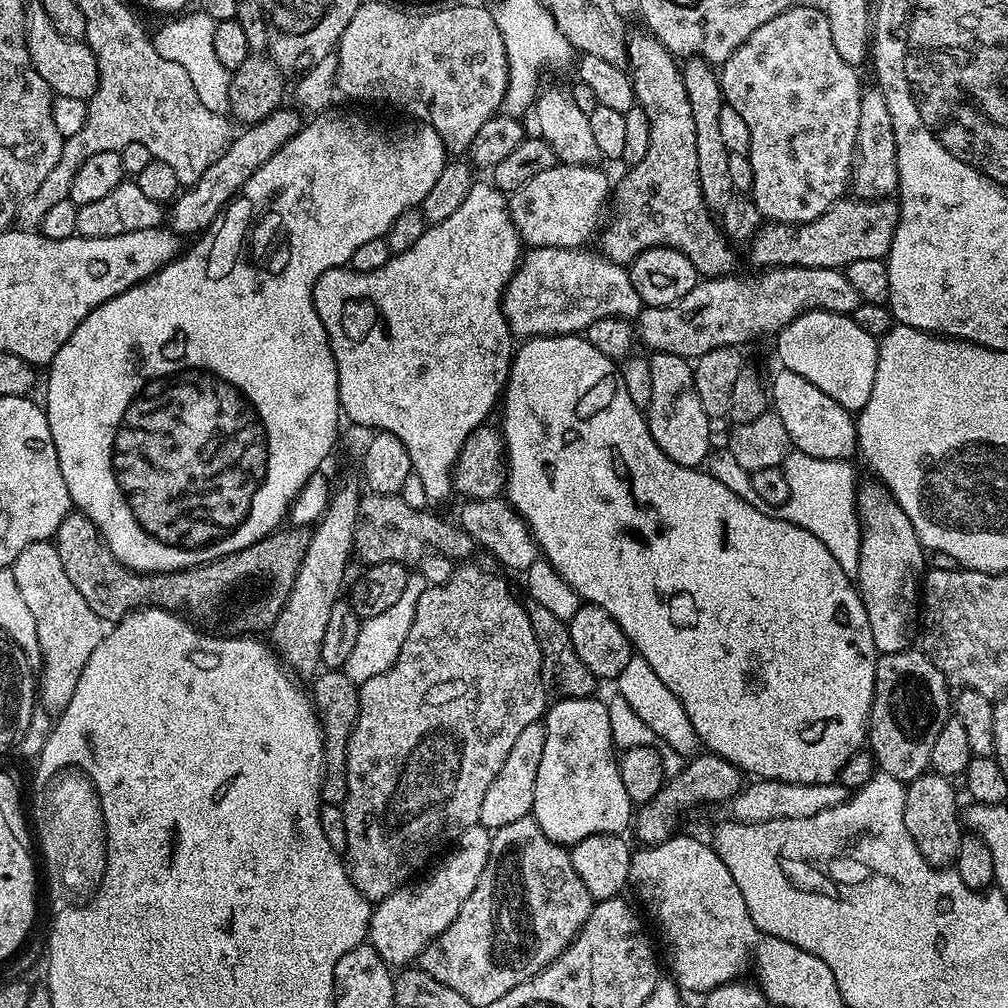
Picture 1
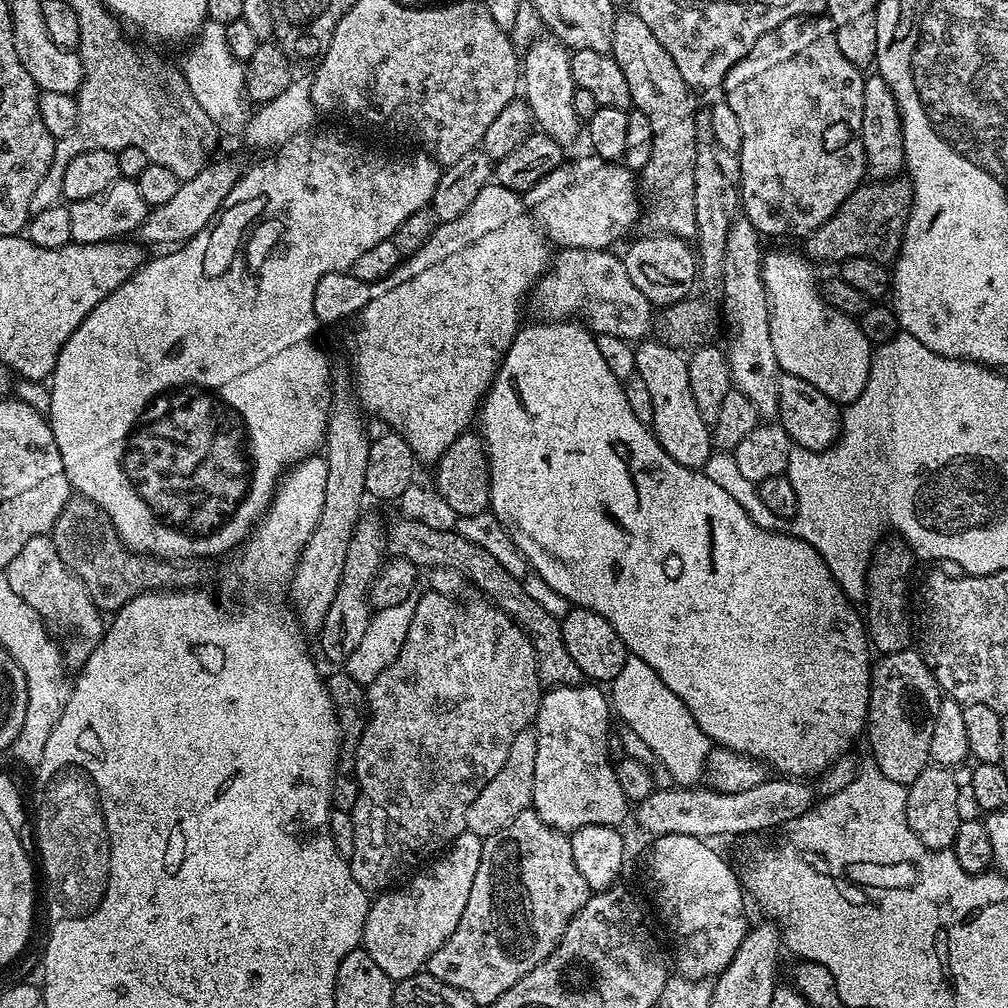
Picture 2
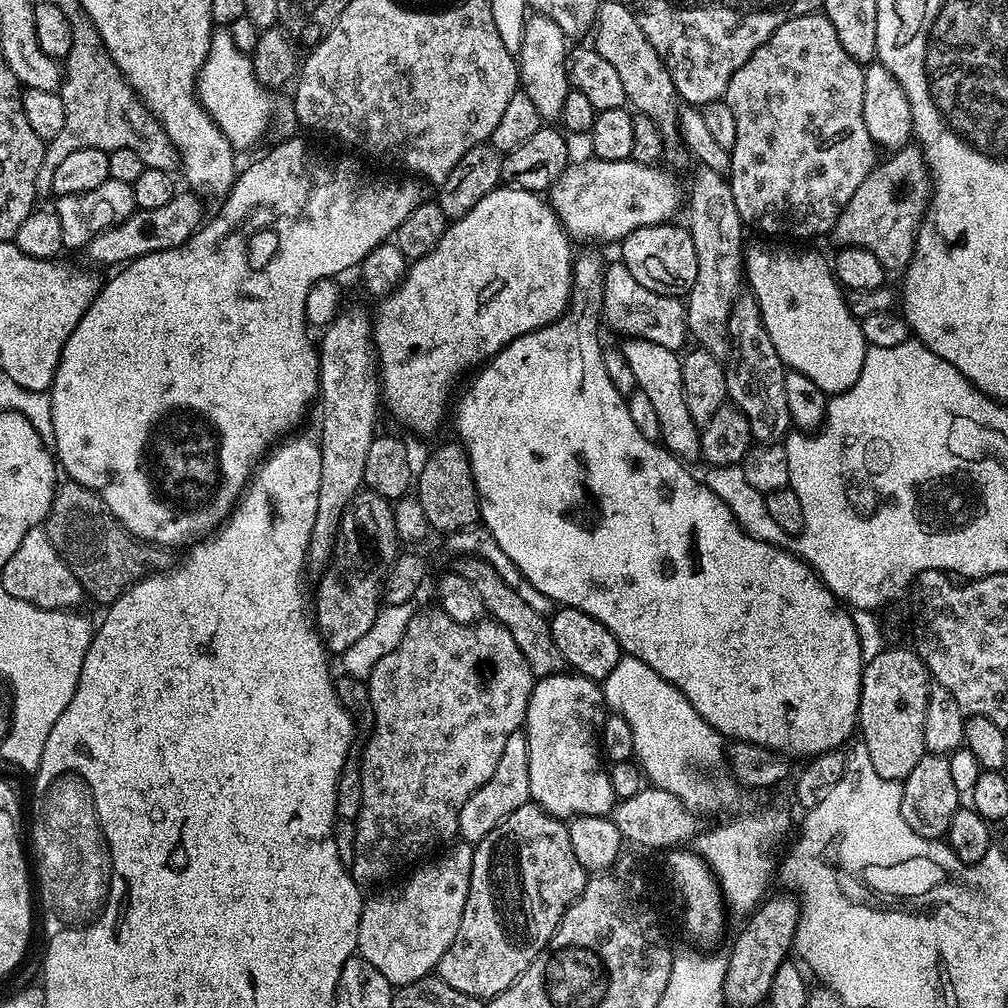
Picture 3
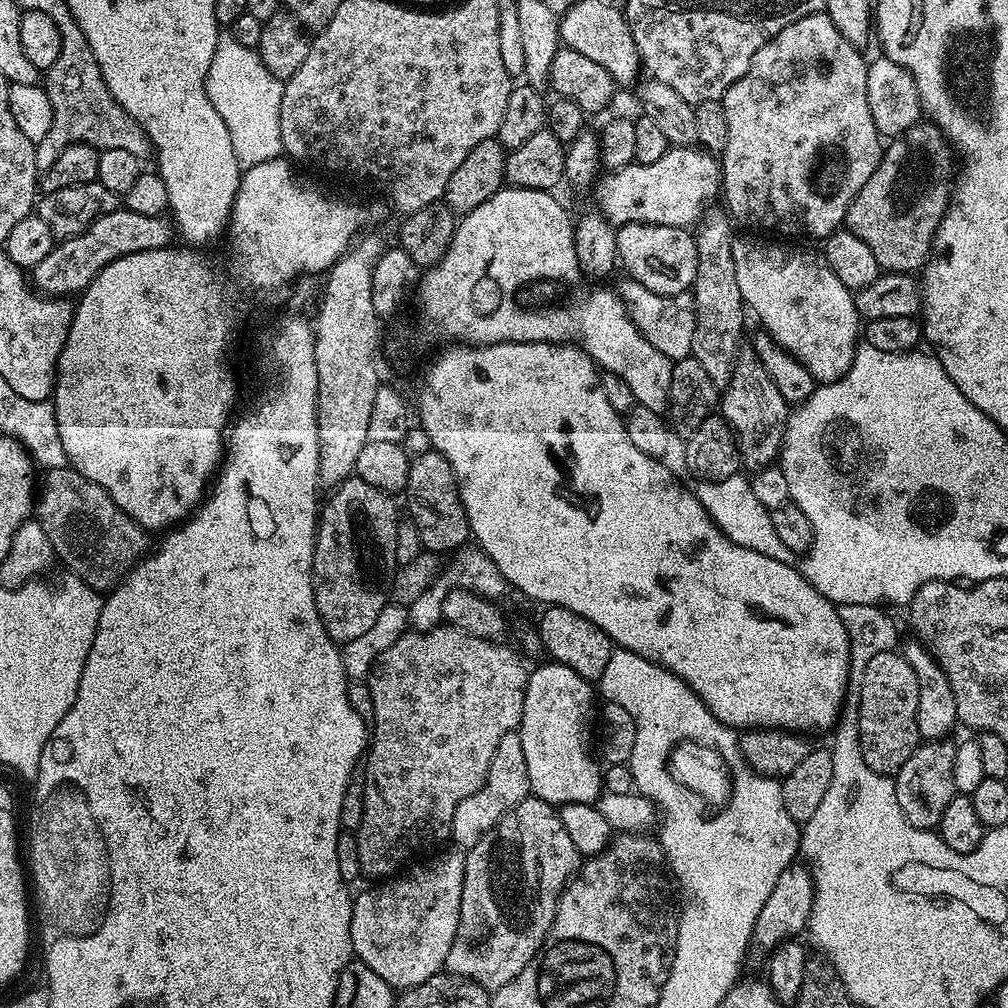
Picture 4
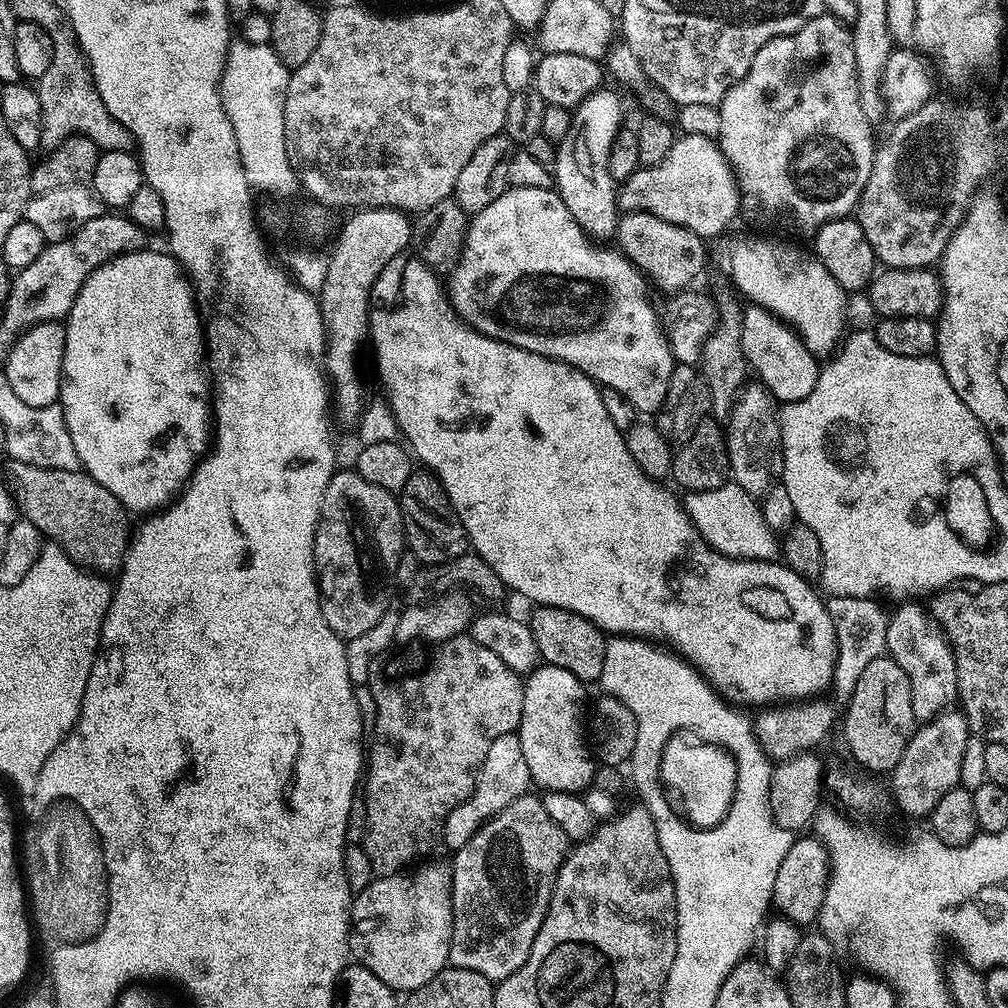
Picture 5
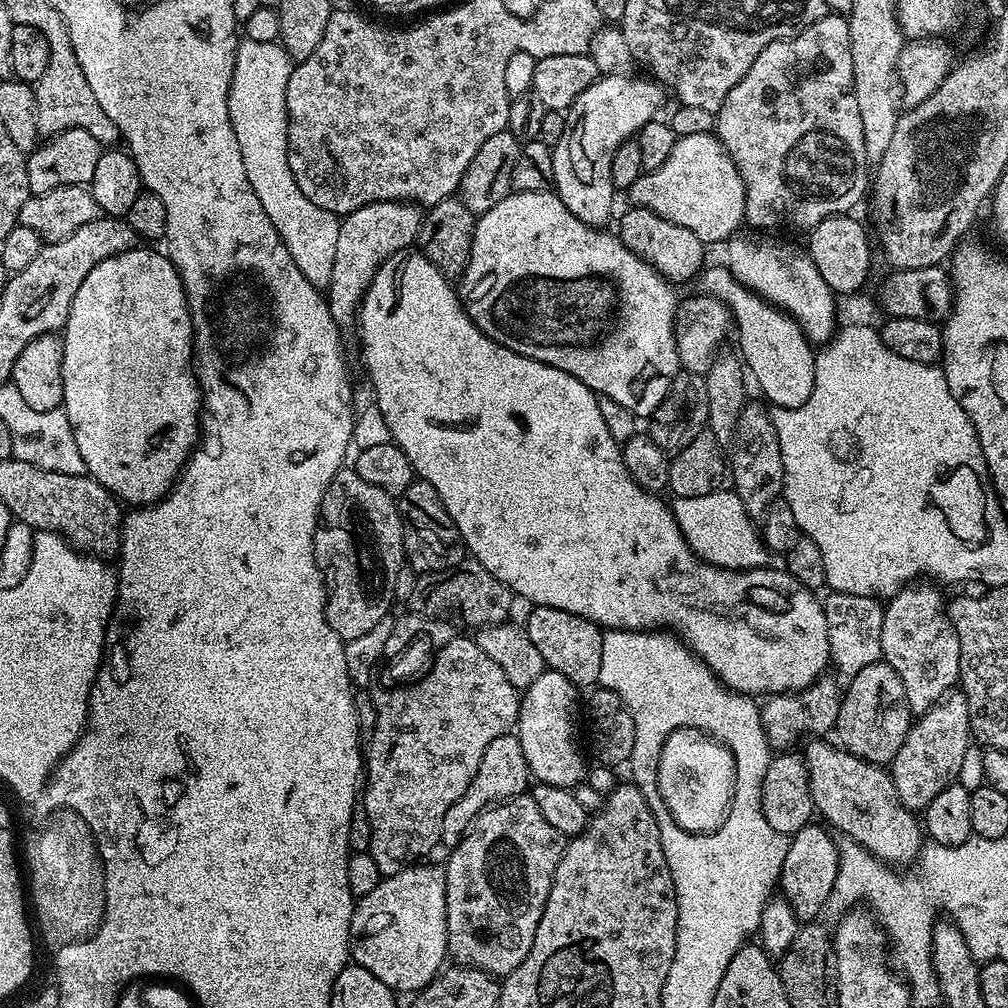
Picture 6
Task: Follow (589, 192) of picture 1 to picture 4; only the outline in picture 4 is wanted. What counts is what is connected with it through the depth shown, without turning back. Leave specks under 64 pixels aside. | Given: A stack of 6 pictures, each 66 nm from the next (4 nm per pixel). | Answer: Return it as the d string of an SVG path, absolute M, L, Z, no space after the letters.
M672 146L658 158L658 162L634 163L617 172L601 175L595 181L595 188L595 207L613 226L661 224L688 228L703 217L711 205L708 203L721 195L722 173L713 153L698 146Z

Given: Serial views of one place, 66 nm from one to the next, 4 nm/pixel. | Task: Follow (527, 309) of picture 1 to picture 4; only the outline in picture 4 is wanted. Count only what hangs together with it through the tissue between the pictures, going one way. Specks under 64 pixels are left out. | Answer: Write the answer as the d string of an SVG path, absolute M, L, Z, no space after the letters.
M624 278L618 285L618 291L629 318L634 322L634 326L638 326L646 342L654 346L654 350L662 350L662 354L666 354L666 358L673 362L692 355L696 329L696 297L691 291L677 296L663 296L654 294L654 290L646 290L646 286L631 278Z

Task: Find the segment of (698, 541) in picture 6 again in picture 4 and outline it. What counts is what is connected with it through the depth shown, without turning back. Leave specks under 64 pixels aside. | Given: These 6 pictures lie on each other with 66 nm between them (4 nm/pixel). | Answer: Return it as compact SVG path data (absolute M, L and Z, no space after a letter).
M737 474L730 478L722 478L722 482L706 480L695 486L697 488L694 488L694 495L702 502L702 506L722 530L722 534L730 538L730 542L746 546L746 550L758 550L758 554L766 554L766 558L783 561L789 559L790 553L786 550L786 546L782 546L782 541L774 530L771 511L762 506L762 502L758 502L751 479L747 475Z

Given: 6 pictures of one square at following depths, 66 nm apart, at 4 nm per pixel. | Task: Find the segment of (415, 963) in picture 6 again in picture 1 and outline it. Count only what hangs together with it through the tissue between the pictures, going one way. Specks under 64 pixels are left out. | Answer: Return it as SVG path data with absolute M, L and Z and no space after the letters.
M480 823L470 826L470 830L462 833L451 845L447 853L449 856L433 872L425 871L411 885L412 893L408 893L407 887L399 888L373 907L366 940L384 959L385 964L411 965L424 947L438 938L438 934L442 934L442 930L446 930L446 926L450 926L454 918L458 918L462 902L466 902L466 898L474 894L478 878L482 878L482 870L486 870L486 858L490 858L491 845L492 832L489 829L483 828Z

